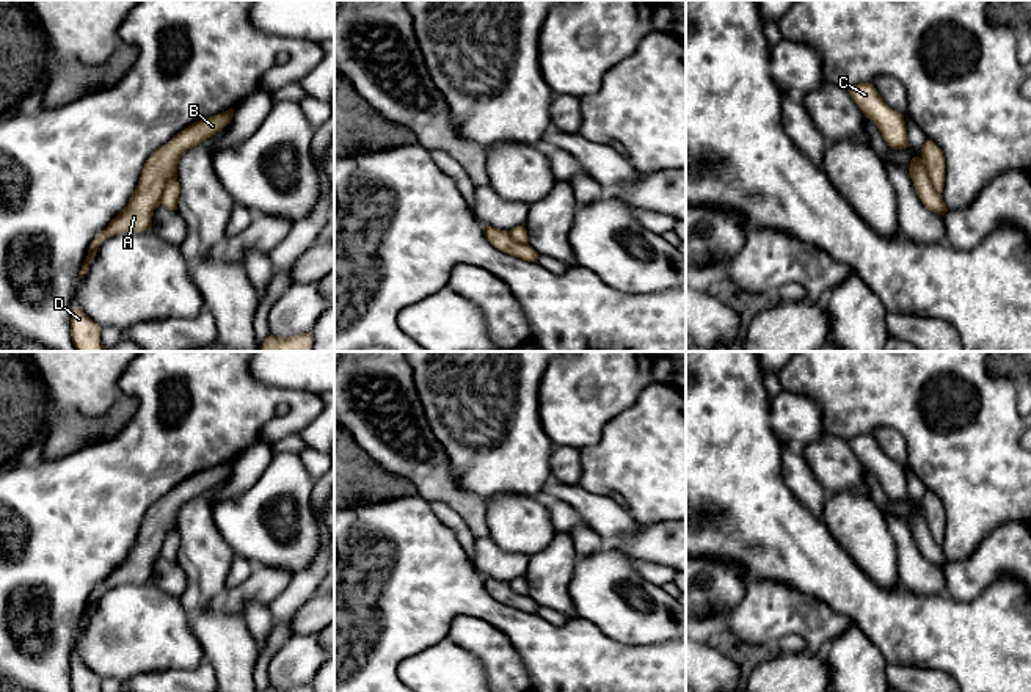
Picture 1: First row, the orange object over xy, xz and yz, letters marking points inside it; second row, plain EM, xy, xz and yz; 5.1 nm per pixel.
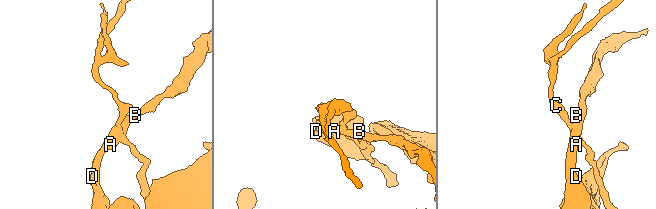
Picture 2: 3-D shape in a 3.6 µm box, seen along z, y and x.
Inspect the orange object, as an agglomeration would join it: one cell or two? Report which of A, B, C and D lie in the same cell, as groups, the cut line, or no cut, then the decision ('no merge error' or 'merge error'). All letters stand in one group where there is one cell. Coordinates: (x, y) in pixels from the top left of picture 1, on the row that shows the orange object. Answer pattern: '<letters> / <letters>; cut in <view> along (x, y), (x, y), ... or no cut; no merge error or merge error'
A B C D; no cut; no merge error

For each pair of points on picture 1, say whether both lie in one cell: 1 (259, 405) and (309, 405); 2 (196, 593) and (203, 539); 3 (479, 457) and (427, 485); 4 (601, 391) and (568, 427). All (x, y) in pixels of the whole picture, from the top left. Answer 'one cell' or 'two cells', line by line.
1: one cell
2: one cell
3: two cells
4: one cell

